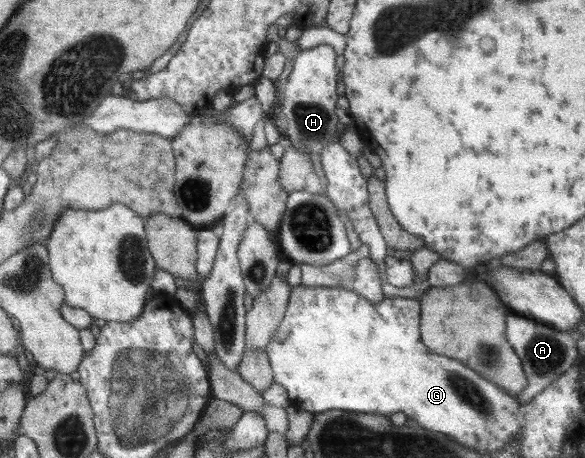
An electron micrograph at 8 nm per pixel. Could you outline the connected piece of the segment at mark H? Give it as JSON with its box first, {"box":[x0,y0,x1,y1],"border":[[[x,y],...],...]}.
{"box":[282,45,337,155],"border":[[[329,45],[301,50],[294,60],[294,68],[284,88],[282,113],[287,121],[285,142],[307,153],[321,155],[323,148],[331,143],[337,131],[335,117],[335,53]]]}

